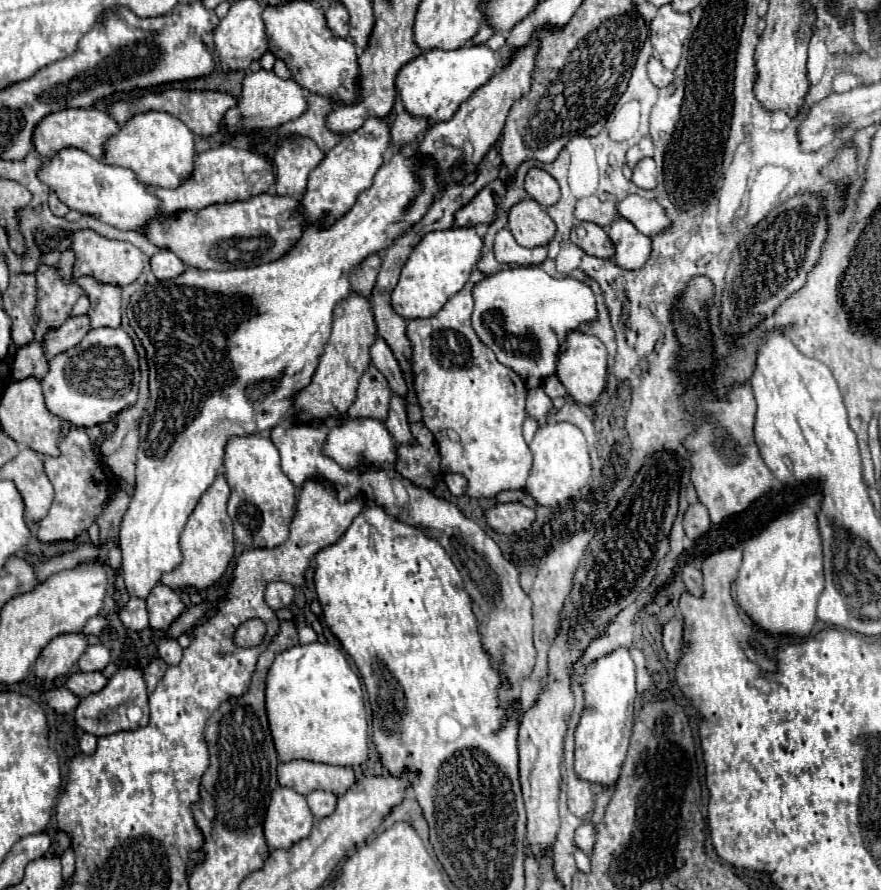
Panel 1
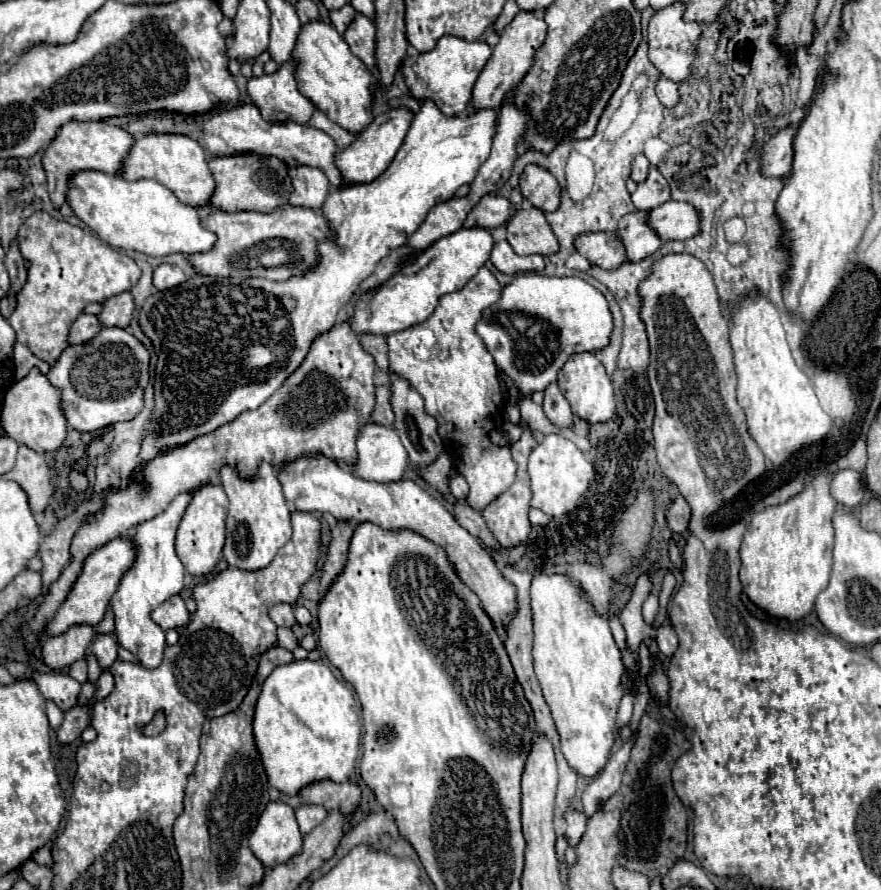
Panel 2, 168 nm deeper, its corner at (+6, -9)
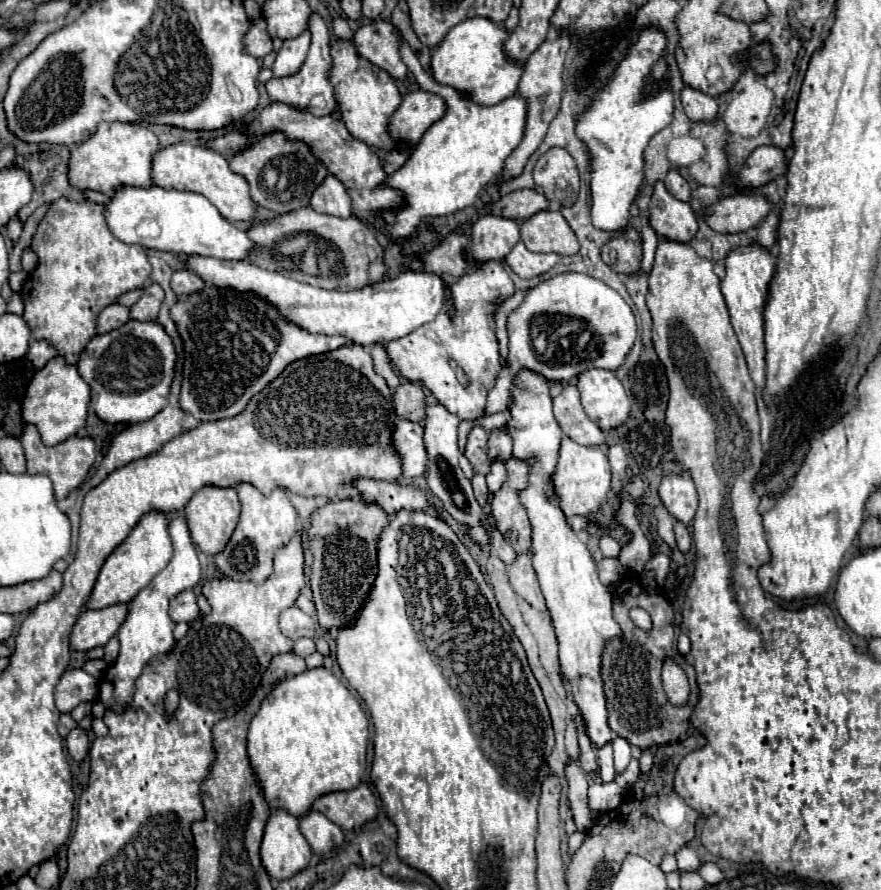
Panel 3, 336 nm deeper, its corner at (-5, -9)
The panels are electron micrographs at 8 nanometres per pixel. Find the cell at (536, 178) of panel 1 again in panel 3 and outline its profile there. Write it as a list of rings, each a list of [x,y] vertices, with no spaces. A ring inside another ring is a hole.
[[[550,148],[534,166],[534,182],[552,202],[572,206],[578,198],[580,178],[574,158],[564,148]]]

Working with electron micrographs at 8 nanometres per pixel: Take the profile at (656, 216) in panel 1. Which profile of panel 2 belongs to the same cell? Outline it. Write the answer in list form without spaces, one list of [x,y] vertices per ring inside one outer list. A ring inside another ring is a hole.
[[[669,200],[667,204],[659,204],[659,208],[647,212],[647,220],[651,220],[651,228],[659,232],[659,238],[663,242],[687,240],[699,230],[697,212],[691,204],[685,202]]]

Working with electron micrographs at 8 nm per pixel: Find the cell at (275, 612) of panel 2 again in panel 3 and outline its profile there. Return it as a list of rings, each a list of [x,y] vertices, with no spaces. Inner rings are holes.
[[[290,606],[280,614],[280,630],[290,640],[298,640],[304,636],[314,638],[316,636],[316,620],[308,614],[304,614],[302,610],[298,610],[296,606]]]

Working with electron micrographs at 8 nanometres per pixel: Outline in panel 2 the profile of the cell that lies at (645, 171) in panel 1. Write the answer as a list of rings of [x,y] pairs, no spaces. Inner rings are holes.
[[[649,166],[647,180],[643,180],[643,184],[637,184],[637,190],[631,194],[631,198],[639,210],[651,210],[671,198],[669,182],[659,174],[655,166]]]

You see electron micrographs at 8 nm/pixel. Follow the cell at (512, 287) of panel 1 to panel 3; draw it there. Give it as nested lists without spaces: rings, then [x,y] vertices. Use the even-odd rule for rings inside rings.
[[[566,272],[528,290],[522,306],[508,316],[510,366],[502,372],[528,368],[552,382],[564,382],[590,368],[616,370],[632,350],[636,332],[634,312],[616,290],[596,278]]]

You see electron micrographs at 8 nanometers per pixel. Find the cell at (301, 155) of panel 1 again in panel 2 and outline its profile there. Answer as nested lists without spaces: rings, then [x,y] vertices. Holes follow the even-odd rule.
[[[313,166],[291,168],[291,184],[293,184],[293,196],[289,196],[289,204],[293,206],[319,210],[329,194],[327,176]]]

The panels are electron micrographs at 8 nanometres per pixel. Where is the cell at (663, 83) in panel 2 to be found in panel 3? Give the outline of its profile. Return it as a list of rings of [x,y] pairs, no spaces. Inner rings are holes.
[[[694,88],[682,90],[682,106],[692,122],[714,122],[718,118],[718,102]]]

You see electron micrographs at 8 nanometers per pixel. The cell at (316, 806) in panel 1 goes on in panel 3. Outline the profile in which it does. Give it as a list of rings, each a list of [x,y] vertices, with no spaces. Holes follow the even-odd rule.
[[[312,810],[308,816],[300,820],[300,824],[302,824],[302,836],[306,836],[306,842],[310,844],[310,848],[314,848],[316,854],[332,852],[344,844],[342,828],[338,828],[338,824],[334,824],[320,812]]]

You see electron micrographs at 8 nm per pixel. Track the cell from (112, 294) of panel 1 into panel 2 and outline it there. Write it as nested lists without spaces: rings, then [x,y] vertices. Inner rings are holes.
[[[123,292],[123,294],[117,294],[109,300],[105,300],[103,308],[97,316],[103,326],[127,328],[131,314],[133,314],[133,296],[129,292]]]

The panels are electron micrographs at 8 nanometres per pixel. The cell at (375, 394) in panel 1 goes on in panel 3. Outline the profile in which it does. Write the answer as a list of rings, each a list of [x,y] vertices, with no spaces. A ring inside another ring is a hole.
[[[402,382],[394,392],[394,410],[410,422],[426,418],[426,390],[418,382]]]

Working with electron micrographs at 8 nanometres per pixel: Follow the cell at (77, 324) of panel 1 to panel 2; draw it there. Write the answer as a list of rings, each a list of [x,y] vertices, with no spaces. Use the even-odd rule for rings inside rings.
[[[81,314],[81,316],[75,320],[75,324],[71,326],[71,332],[69,332],[69,346],[89,342],[99,330],[101,330],[101,324],[99,324],[97,316]]]

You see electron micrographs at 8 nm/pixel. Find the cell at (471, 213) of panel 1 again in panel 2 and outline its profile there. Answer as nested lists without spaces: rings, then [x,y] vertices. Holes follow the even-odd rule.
[[[487,194],[479,200],[479,204],[469,212],[465,220],[465,228],[487,228],[493,230],[503,226],[511,216],[511,204],[503,196]]]

